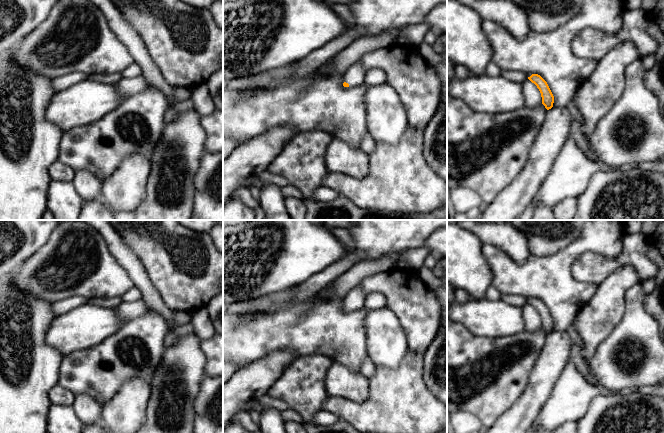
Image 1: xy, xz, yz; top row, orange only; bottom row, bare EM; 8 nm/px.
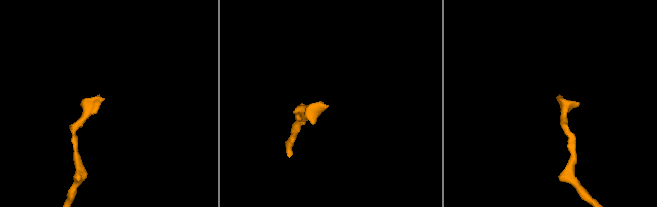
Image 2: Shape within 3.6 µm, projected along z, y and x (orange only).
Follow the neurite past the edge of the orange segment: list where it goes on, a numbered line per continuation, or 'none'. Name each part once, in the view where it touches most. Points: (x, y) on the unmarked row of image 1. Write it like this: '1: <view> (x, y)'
1: xz (354, 300)

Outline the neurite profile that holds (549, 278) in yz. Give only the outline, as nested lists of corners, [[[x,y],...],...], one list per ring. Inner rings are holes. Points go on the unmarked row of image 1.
[[[586,220],[581,235],[563,250],[550,256],[530,254],[525,262],[518,263],[493,244],[483,244],[483,255],[493,273],[492,285],[502,294],[538,298],[548,308],[553,320],[553,331],[567,331],[578,312],[592,298],[597,286],[578,281],[572,274],[573,263],[585,252],[593,252],[613,259],[623,250],[623,237],[627,220]]]

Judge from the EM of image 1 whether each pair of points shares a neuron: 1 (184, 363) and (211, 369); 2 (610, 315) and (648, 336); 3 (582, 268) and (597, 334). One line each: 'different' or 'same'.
1: different
2: different
3: different

